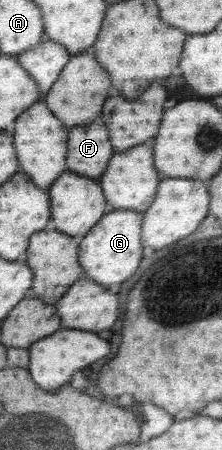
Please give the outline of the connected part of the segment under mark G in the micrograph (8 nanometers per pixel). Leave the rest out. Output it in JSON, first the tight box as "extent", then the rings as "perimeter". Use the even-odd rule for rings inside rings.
{"extent":[78,210,143,287],"perimeter":[[[114,210],[104,214],[102,219],[79,239],[78,259],[86,277],[104,287],[130,279],[142,259],[142,222],[143,213],[134,210]]]}

